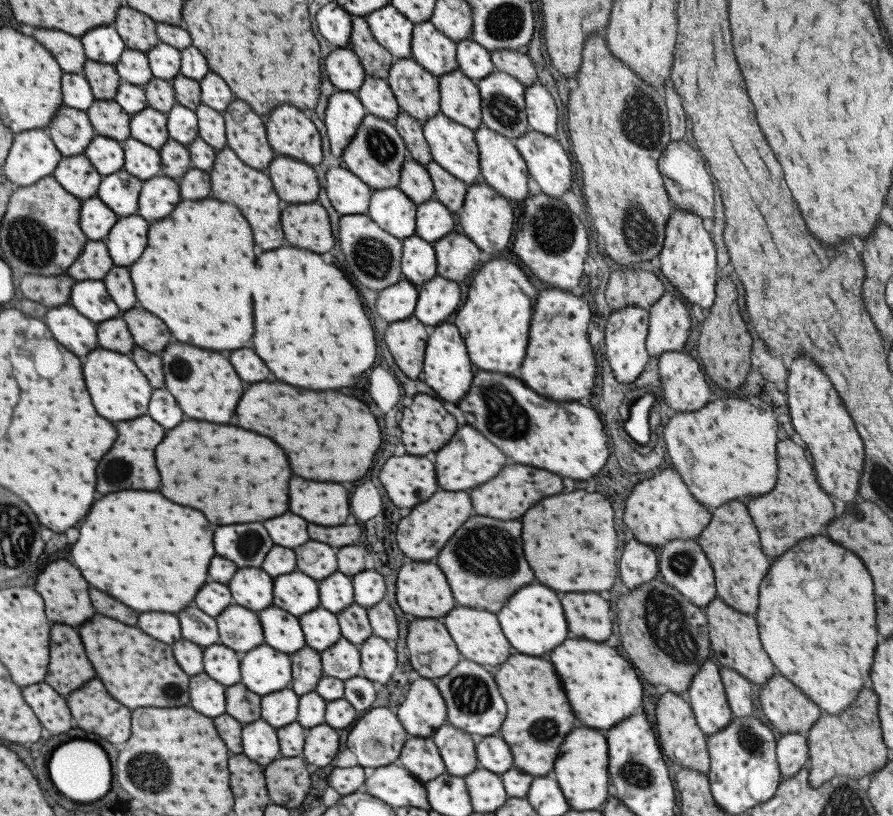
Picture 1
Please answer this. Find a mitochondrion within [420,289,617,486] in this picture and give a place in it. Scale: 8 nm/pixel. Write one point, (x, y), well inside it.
(504, 417)

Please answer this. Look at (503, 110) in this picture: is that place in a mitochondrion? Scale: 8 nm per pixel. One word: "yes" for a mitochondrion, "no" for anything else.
yes

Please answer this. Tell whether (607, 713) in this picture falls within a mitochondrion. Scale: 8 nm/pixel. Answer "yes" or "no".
no

